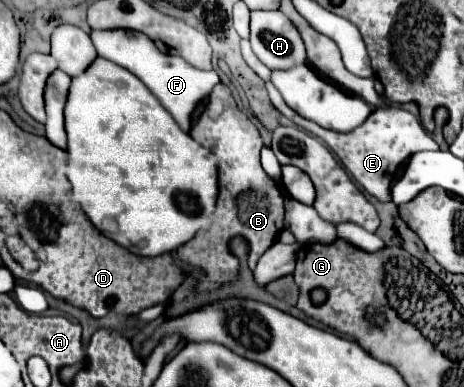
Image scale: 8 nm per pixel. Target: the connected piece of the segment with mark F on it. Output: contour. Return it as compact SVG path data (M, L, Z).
M108 29L108 31L92 31L90 39L100 57L134 73L158 97L158 101L164 105L164 109L176 119L180 129L186 133L190 131L190 113L196 107L196 103L202 97L206 97L214 85L220 83L218 73L214 69L202 71L202 69L186 63L178 55L162 53L154 45L154 41L150 37L146 37L144 33L130 31L130 29Z

